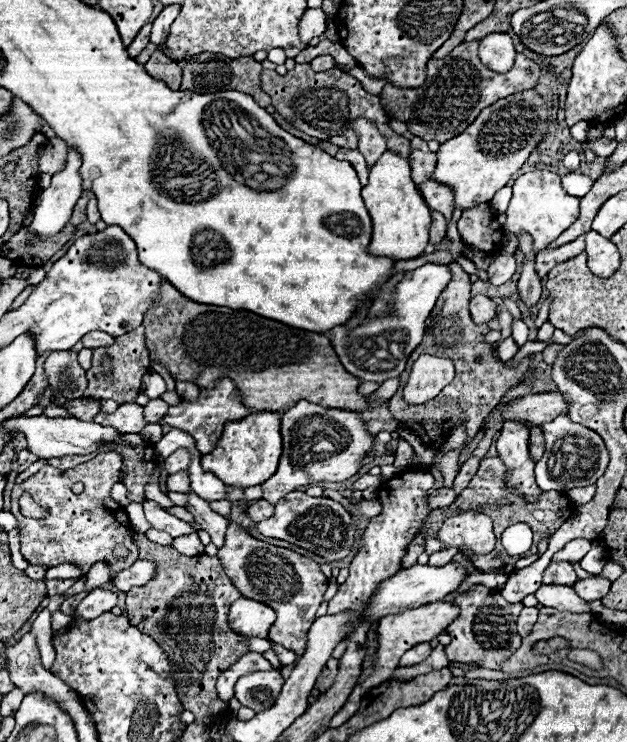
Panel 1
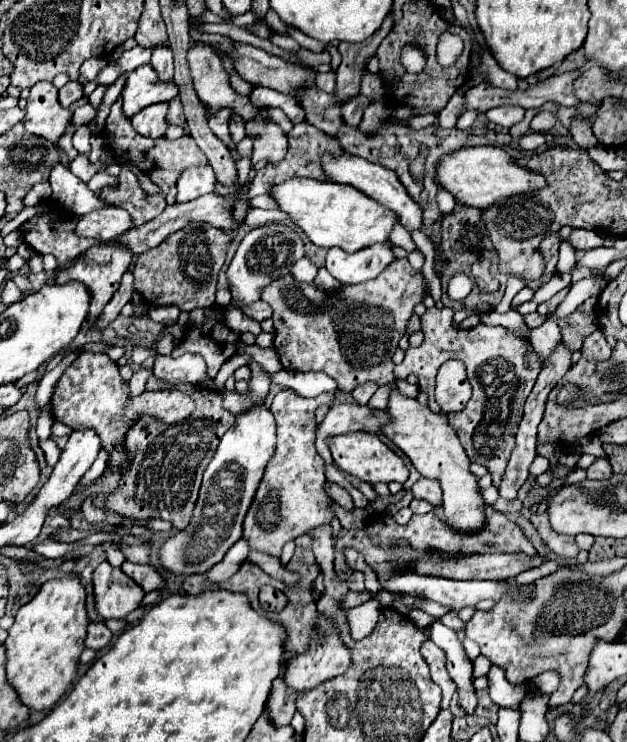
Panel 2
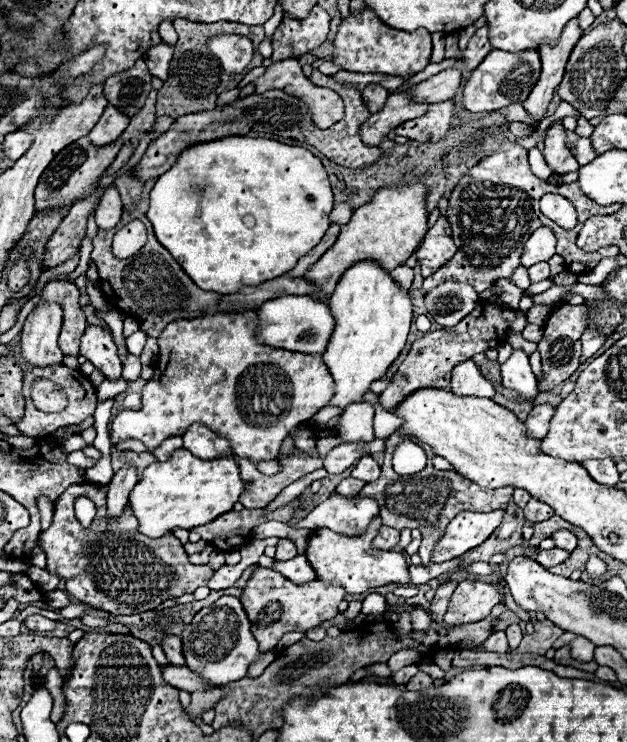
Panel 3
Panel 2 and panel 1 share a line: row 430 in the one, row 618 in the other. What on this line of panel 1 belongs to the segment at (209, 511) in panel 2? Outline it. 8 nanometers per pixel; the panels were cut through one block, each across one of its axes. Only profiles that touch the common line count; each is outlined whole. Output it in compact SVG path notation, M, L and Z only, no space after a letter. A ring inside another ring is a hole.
M240 598L230 606L228 624L230 628L248 638L268 638L268 630L274 624L276 614L270 606L254 602L250 598Z

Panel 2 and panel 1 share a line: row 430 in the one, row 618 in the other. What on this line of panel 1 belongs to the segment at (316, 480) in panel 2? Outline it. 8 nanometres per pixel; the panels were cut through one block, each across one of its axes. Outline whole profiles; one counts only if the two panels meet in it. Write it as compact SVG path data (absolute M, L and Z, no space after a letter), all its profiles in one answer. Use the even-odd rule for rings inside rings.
M236 522L228 526L226 544L218 550L218 558L224 572L244 598L272 606L276 612L276 622L268 634L270 642L302 656L308 644L308 628L316 618L316 610L322 604L328 586L328 578L320 572L320 566L312 558L304 558L298 552L256 540Z

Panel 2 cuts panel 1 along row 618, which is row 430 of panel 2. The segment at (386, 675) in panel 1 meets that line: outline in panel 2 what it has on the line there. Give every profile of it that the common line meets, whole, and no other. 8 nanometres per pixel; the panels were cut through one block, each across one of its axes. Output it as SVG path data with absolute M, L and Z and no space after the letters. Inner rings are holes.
M390 392L386 412L390 414L390 422L382 426L382 434L392 440L414 464L414 468L428 478L438 478L442 486L442 508L446 514L446 522L462 532L474 532L482 526L484 518L484 500L478 494L478 480L468 470L470 460L458 442L454 430L446 422L446 414L434 414L428 406L422 406L416 398L402 396L400 392Z

